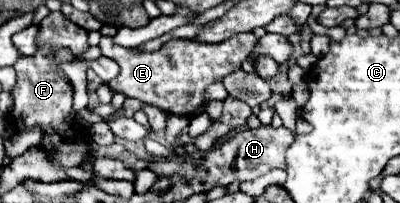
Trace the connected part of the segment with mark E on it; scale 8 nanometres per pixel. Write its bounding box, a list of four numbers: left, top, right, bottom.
[100,33,258,117]

